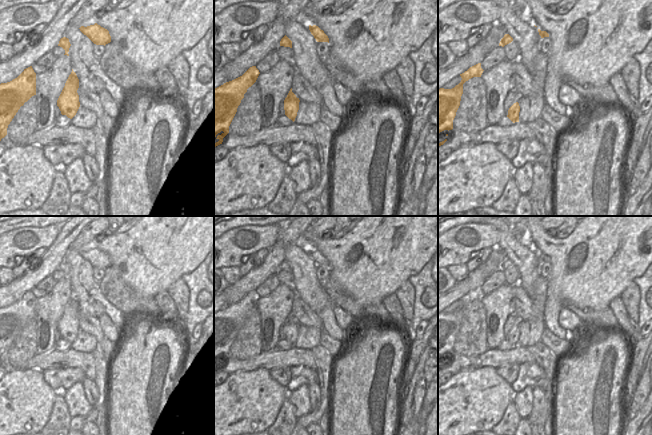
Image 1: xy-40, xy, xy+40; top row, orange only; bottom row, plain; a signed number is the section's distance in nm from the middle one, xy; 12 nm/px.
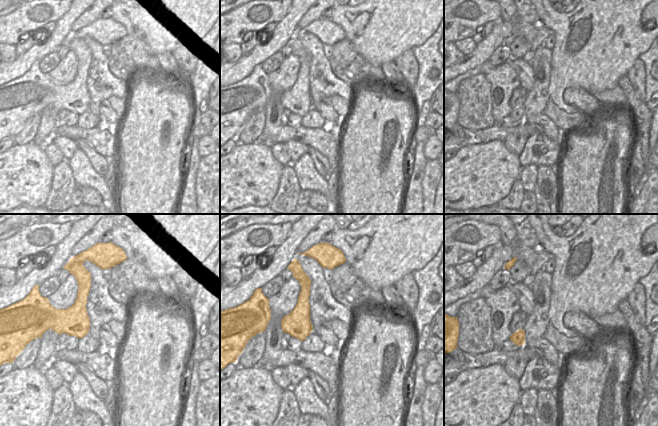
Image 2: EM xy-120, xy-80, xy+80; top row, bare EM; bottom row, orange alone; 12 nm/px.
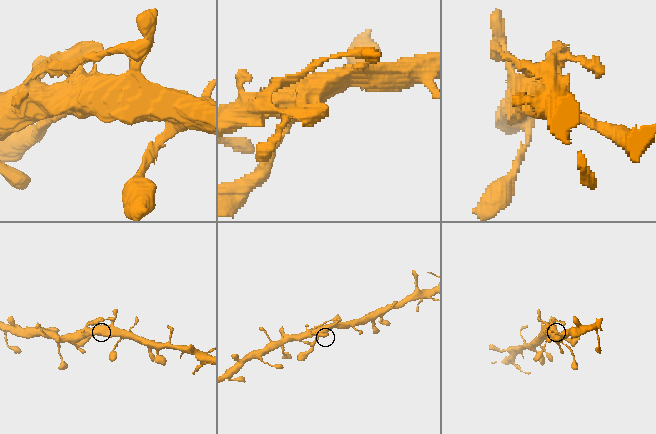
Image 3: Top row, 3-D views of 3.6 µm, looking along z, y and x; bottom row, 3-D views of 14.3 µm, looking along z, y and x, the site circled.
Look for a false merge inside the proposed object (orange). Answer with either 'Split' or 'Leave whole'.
Leave whole.

